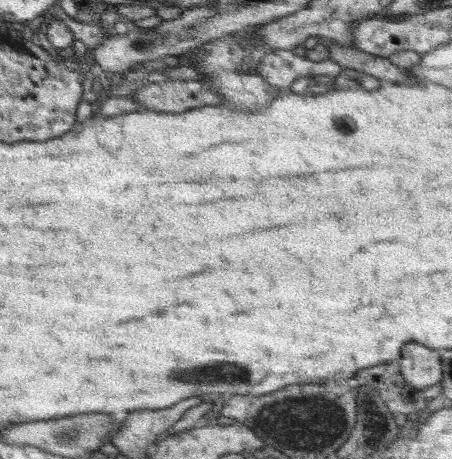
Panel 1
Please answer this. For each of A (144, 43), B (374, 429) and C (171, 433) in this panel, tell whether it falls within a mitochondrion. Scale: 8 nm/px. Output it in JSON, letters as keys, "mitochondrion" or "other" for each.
{"A":"mitochondrion","B":"mitochondrion","C":"other"}

